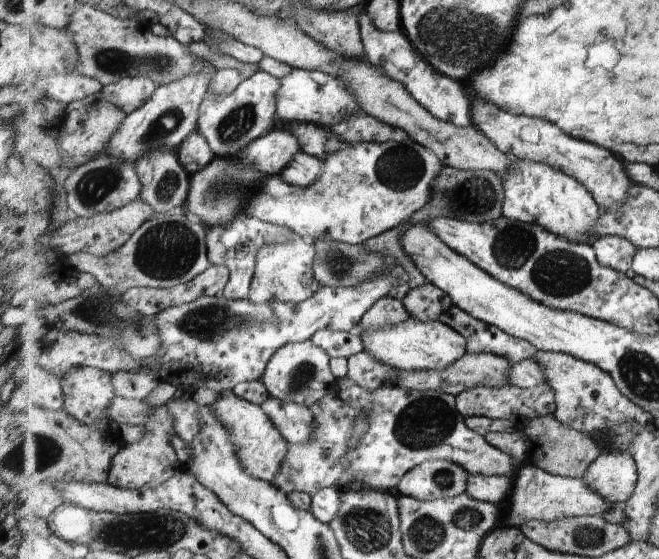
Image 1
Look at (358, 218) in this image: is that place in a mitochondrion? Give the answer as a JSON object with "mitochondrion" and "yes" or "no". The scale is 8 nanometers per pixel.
{"mitochondrion":"no"}

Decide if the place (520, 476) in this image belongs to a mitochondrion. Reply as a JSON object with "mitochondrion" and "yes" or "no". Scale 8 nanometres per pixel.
{"mitochondrion":"no"}

